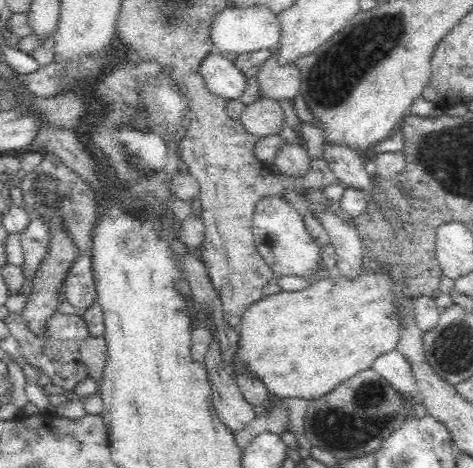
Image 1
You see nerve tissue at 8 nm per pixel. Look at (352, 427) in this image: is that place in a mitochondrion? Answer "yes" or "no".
yes

